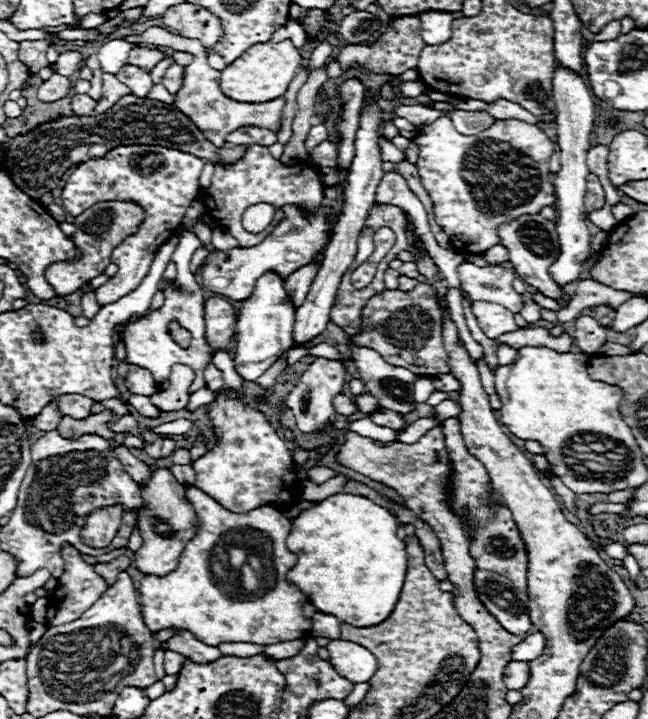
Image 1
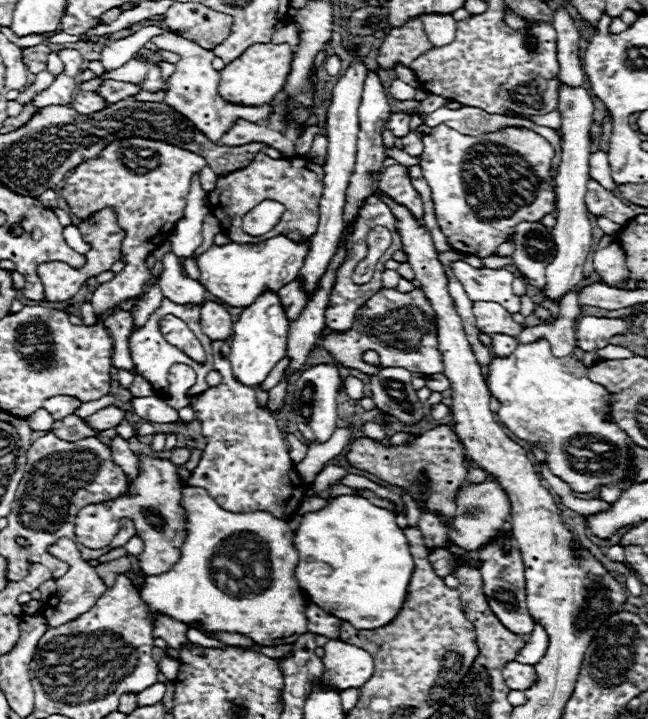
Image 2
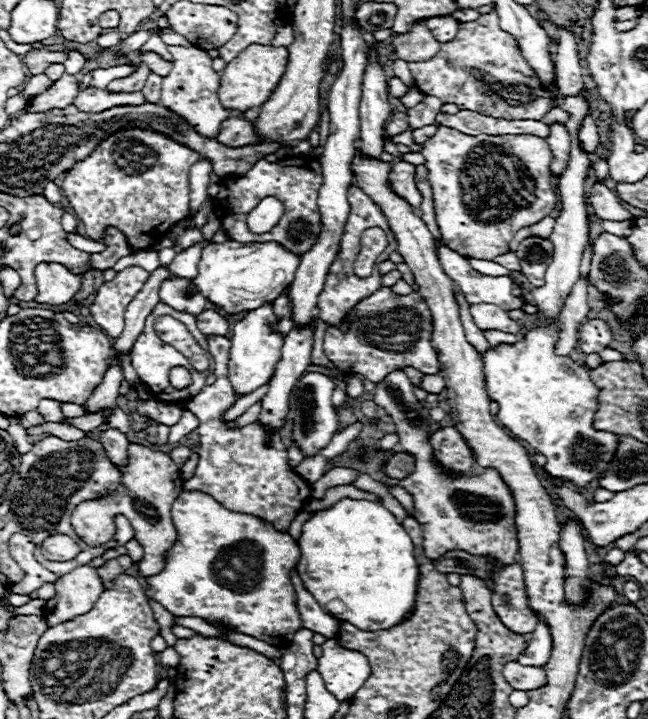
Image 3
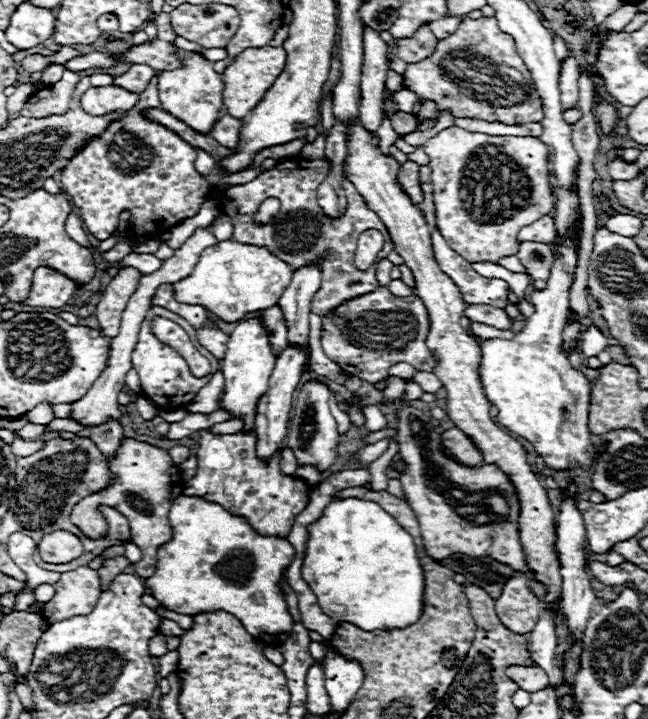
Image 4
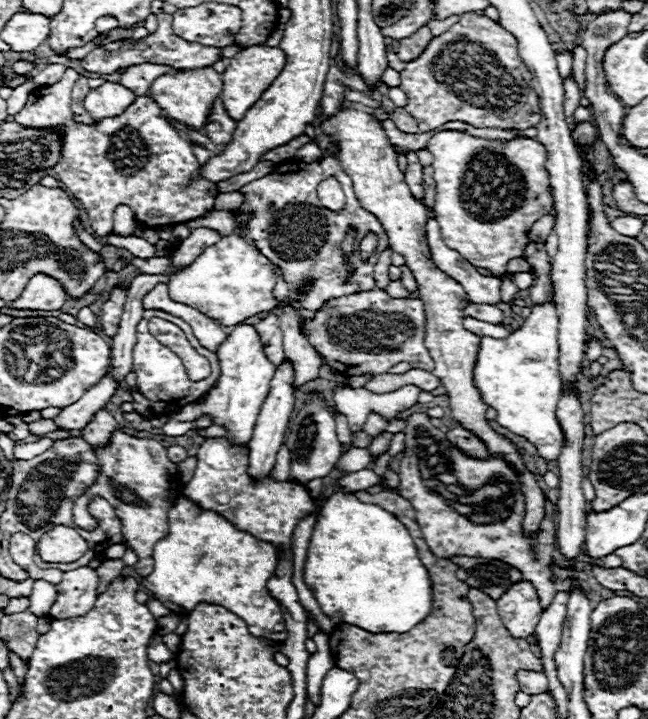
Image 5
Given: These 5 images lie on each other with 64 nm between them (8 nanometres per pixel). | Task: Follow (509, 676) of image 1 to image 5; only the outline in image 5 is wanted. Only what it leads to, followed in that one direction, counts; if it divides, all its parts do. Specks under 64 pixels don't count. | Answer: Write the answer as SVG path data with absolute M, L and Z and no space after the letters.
M520 670L518 672L518 682L522 692L526 694L542 694L548 692L548 678L544 672L530 672L530 670Z

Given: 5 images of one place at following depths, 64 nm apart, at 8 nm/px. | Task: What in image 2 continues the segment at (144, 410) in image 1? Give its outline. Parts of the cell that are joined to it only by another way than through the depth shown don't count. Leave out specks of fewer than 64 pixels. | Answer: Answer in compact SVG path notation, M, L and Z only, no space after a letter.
M158 396L150 398L132 398L134 412L148 420L148 422L160 422L160 424L172 424L178 420L178 412L170 408L166 402L162 402Z

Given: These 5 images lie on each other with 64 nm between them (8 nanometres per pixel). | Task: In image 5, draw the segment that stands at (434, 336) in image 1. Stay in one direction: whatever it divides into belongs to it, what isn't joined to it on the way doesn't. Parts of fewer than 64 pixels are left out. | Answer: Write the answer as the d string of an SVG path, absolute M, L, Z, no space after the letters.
M370 290L360 294L342 296L328 300L322 310L314 314L314 320L304 318L302 332L306 334L312 348L336 370L346 372L356 368L356 374L382 374L388 372L398 362L408 362L412 368L422 368L432 372L434 360L424 348L424 328L426 314L424 304L418 298L390 298L384 290Z

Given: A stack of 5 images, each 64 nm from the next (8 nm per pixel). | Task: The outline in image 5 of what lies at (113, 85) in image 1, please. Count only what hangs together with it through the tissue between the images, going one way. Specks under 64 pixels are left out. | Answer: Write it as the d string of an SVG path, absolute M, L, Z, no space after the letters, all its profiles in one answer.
M144 64L144 66L132 66L128 68L122 78L120 78L120 84L130 88L136 96L140 94L146 94L148 86L162 74L172 74L176 68L172 66L152 66L152 64Z

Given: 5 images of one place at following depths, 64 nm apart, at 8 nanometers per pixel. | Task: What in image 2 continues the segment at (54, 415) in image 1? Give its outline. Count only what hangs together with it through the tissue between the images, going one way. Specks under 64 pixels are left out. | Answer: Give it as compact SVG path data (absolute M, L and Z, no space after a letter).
M36 410L36 412L32 412L30 416L26 416L26 422L28 422L28 426L32 428L32 430L48 430L50 426L52 426L52 416L46 412L46 410Z

